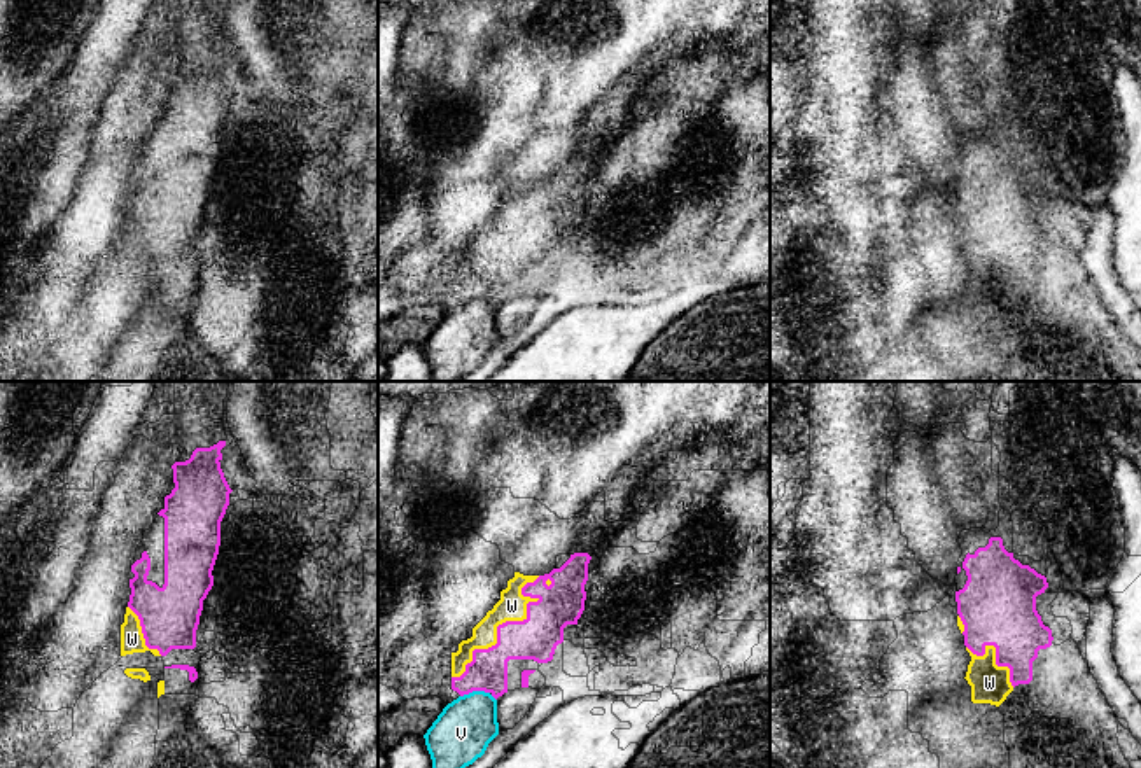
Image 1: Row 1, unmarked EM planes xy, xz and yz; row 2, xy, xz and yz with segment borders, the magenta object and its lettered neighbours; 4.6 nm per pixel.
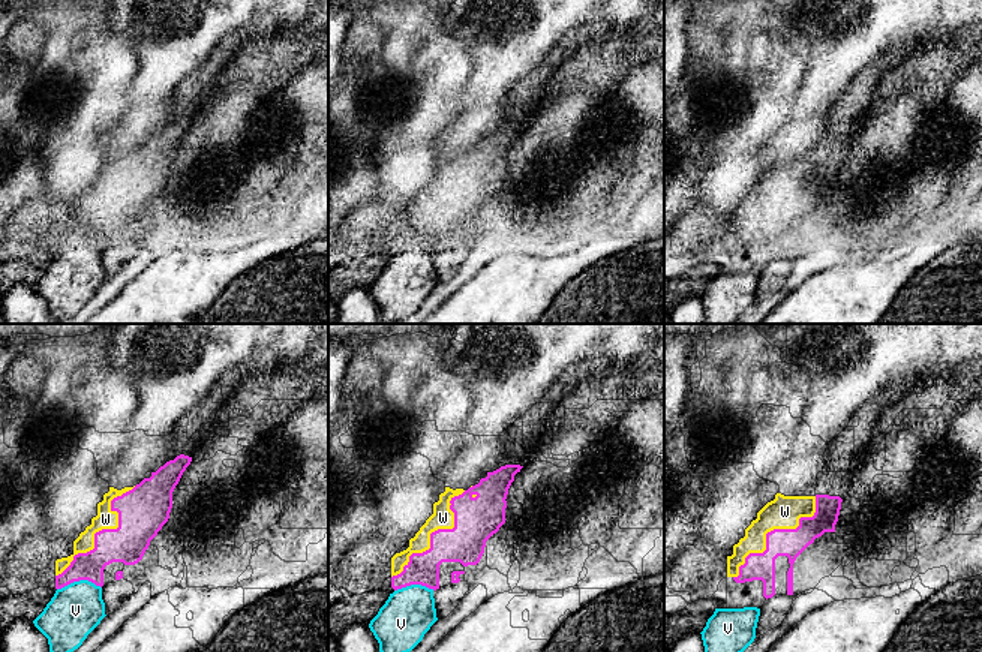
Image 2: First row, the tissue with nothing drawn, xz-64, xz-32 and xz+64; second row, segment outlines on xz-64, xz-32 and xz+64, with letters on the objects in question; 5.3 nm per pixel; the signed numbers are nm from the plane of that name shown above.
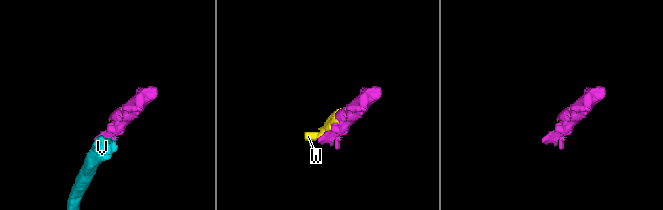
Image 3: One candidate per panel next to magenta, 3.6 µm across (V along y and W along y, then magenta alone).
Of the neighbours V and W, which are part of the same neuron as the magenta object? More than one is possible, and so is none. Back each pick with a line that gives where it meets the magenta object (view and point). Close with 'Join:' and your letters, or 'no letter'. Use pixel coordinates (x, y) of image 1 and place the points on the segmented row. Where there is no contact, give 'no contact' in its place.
W: meets magenta in xz at (503, 623)
Join: W

